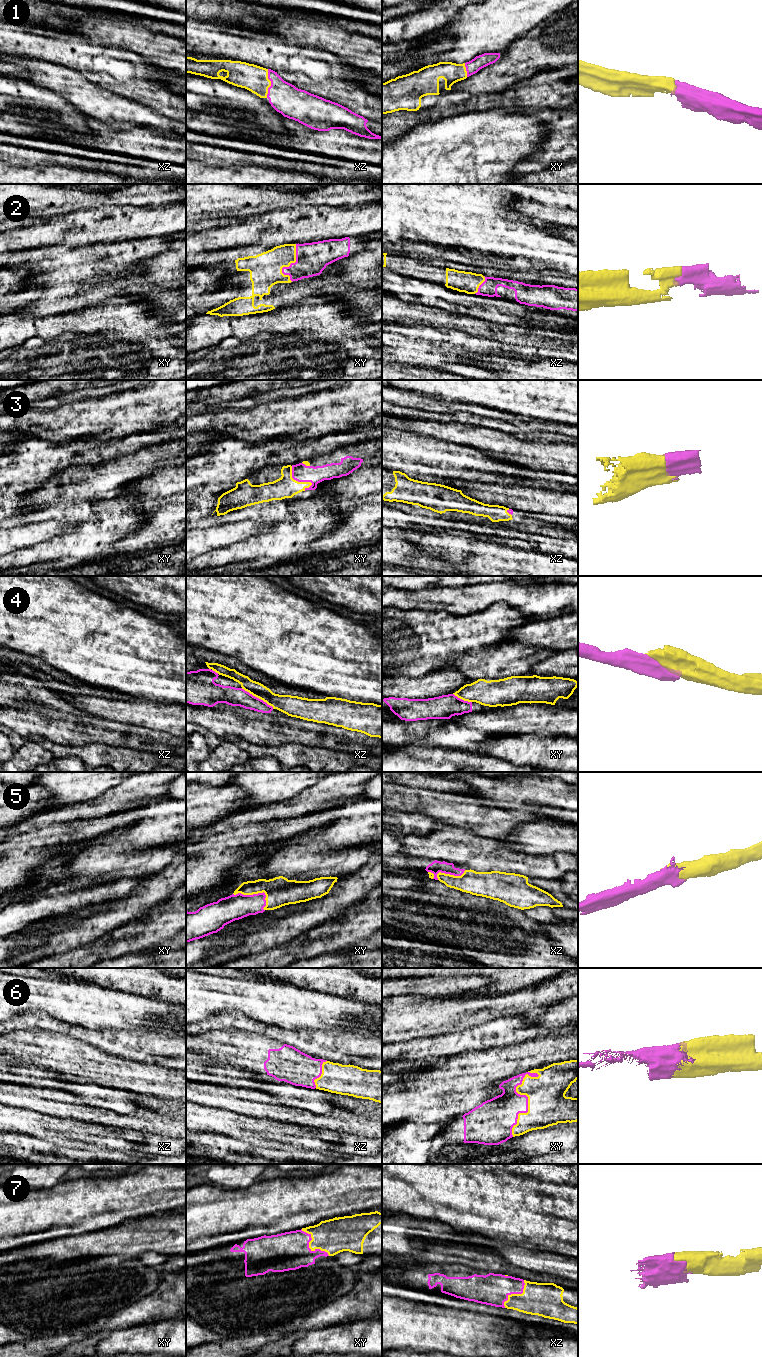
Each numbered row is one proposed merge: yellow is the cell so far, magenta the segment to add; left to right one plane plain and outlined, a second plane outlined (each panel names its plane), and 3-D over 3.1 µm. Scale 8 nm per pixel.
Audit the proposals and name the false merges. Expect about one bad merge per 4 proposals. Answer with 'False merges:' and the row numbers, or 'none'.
False merges: 4

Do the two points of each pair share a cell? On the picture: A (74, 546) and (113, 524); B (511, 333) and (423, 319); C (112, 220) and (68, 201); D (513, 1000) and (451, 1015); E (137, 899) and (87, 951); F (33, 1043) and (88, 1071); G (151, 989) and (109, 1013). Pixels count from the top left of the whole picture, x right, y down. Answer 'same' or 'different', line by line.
A: same
B: same
C: different
D: same
E: different
F: same
G: different

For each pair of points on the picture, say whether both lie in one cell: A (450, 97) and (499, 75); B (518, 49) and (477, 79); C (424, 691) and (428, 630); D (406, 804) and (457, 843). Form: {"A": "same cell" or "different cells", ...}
{"A": "different cells", "B": "same cell", "C": "different cells", "D": "different cells"}

